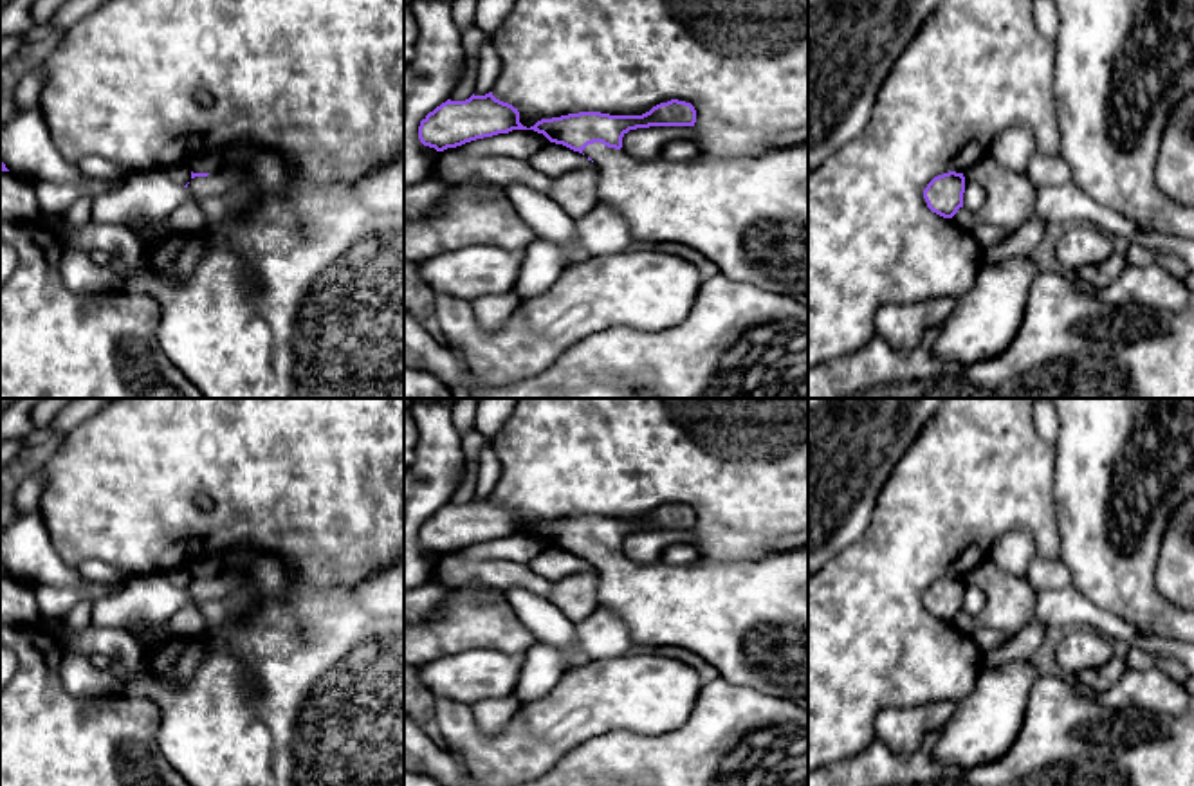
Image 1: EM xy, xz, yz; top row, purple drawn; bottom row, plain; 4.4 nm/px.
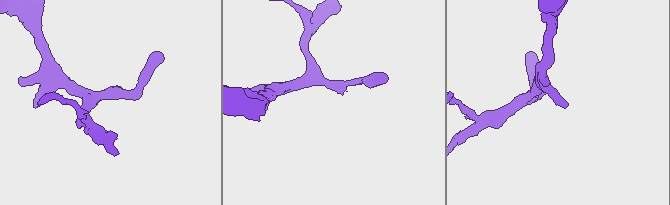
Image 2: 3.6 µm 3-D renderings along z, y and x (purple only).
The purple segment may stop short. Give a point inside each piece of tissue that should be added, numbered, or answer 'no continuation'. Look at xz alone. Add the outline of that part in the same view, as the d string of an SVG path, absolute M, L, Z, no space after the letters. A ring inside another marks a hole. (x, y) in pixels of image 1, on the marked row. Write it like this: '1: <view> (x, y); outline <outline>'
1: xz (747, 215); outline M808 141L776 148L759 157L718 159L700 153L693 160L638 160L622 148L588 144L583 153L597 164L597 198L626 222L637 242L676 242L687 245L736 281L792 296L808 306Z

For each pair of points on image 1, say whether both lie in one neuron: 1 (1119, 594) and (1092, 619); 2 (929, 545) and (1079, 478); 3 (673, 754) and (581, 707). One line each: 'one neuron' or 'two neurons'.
1: two neurons
2: two neurons
3: two neurons

